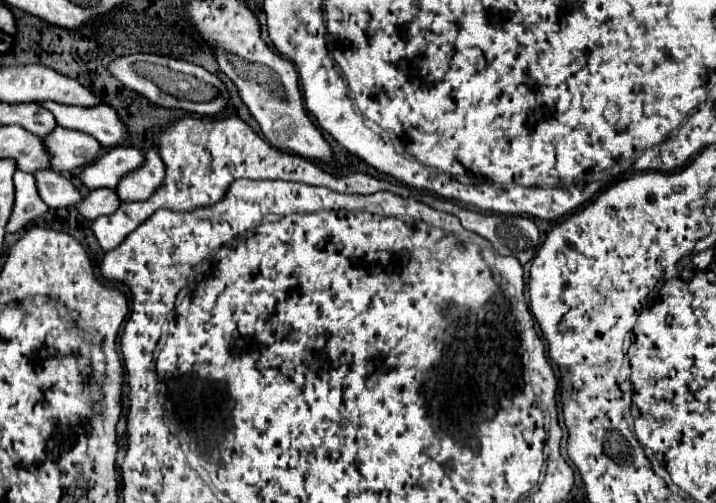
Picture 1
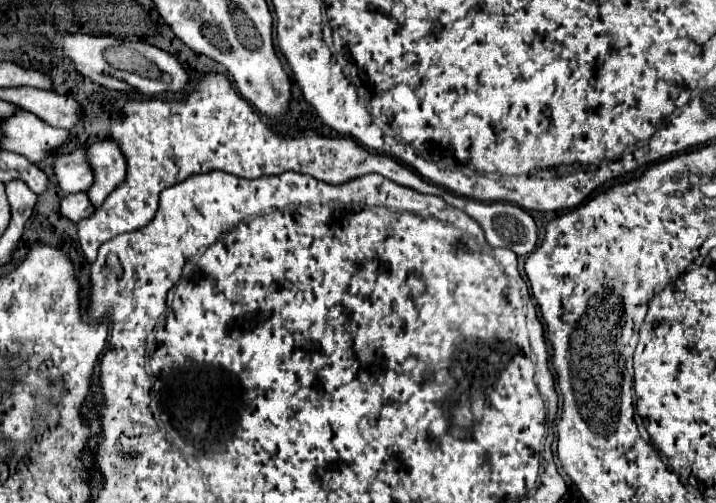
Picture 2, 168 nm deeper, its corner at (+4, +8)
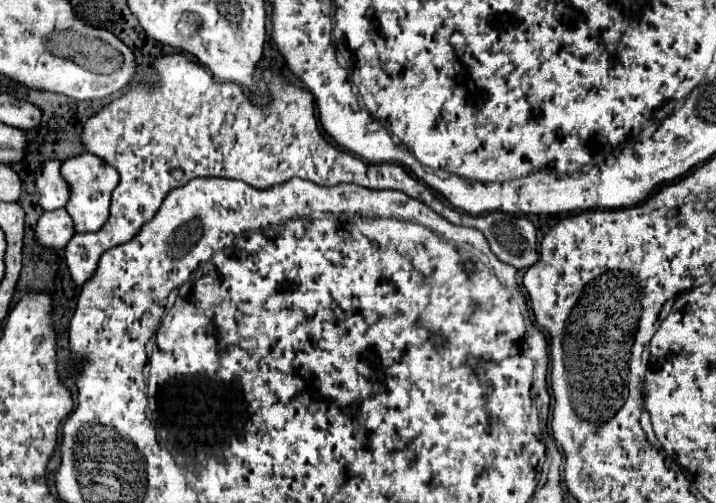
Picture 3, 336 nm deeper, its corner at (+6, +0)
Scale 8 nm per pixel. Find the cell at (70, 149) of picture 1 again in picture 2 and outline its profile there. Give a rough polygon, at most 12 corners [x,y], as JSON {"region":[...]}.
{"region":[[26,110],[2,120],[2,148],[30,162],[60,148],[70,130]]}

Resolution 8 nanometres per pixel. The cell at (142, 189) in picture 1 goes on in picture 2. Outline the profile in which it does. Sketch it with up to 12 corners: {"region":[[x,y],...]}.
{"region":[[114,140],[88,148],[98,208],[126,180],[126,160]]}

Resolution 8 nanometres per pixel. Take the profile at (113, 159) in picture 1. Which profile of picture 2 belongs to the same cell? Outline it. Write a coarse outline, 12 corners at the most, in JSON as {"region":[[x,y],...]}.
{"region":[[74,150],[56,160],[58,186],[86,192],[94,172],[86,150]]}

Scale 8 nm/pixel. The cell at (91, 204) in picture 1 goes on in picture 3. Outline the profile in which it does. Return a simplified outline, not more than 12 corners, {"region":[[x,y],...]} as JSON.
{"region":[[64,208],[44,212],[34,236],[40,246],[62,250],[74,236]]}

